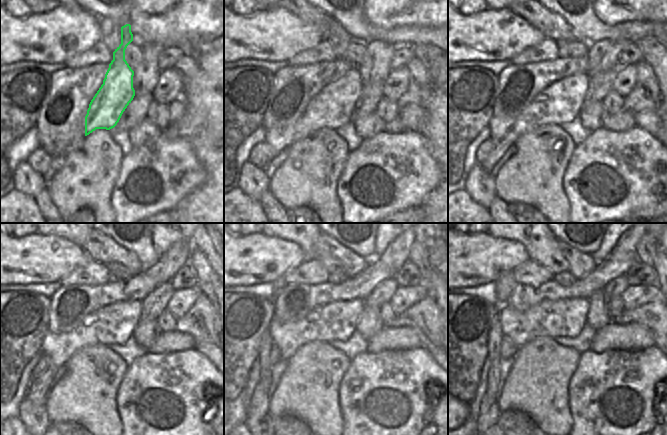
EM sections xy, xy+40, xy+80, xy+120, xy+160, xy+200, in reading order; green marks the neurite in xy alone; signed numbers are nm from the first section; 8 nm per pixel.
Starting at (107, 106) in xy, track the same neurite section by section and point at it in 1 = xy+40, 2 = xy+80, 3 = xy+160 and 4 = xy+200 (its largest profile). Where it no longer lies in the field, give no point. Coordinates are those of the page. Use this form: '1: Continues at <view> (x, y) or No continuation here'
1: Continues at xy+40 (332, 107)
2: Continues at xy+80 (561, 102)
3: Continues at xy+160 (337, 321)
4: Continues at xy+200 (564, 317).

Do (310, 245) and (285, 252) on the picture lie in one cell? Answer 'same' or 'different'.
different

